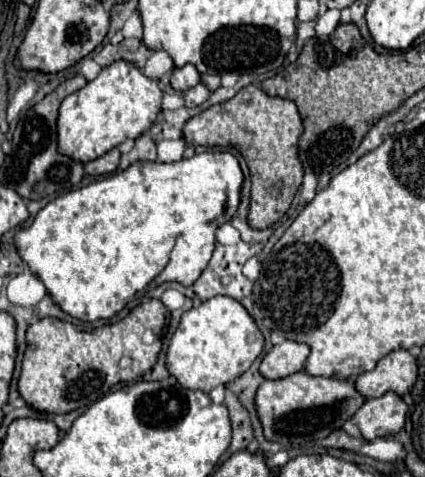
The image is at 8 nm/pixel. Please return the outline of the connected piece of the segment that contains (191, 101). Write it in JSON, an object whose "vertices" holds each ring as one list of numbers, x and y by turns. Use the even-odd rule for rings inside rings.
{"vertices":[[197,84,197,86,189,88,189,90,183,94,183,98,185,98,185,106,187,106,187,108,201,106,201,104,209,98,209,94,211,94,211,92,209,92,203,84]]}

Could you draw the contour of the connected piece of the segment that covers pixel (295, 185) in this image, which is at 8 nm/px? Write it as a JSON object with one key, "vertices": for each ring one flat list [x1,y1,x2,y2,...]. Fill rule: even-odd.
{"vertices":[[259,86,241,88,231,100,199,112,183,126,183,140,199,146,233,146,245,158,251,172,251,200,247,222,263,230,273,226,287,212,303,182,303,168,297,158,297,140,303,132,297,106,285,98,267,96]]}

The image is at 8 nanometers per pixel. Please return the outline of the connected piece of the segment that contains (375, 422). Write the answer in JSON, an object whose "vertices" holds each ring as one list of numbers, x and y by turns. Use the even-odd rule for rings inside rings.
{"vertices":[[385,392,379,398,365,400,365,406,353,414,351,422,359,428,365,440,397,434,405,424,407,404,395,392]]}

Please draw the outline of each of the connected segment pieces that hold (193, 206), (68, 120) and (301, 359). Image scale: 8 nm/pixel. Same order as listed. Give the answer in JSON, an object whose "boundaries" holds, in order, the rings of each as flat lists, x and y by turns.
{"boundaries":[[[201,152,171,164,133,162,125,170,51,200,29,228,13,236,13,244,63,312,89,322,111,318,157,280,189,286,199,278,215,250,215,230,225,222,225,200,239,200,241,182,239,160,229,152]],[[113,62,101,70,101,74,87,82,81,90,69,94,61,102,57,132,59,132,59,152,79,160,89,162,109,152,127,138,137,138,161,112,163,90,151,78,147,78,141,68,131,62]],[[283,340,281,344,275,344,261,360,259,374,267,380,285,378,289,374,295,374,303,370,303,364,309,356,309,346,299,344,293,340]]]}

